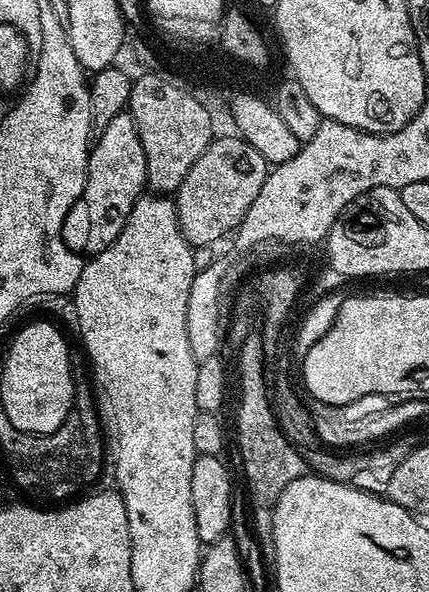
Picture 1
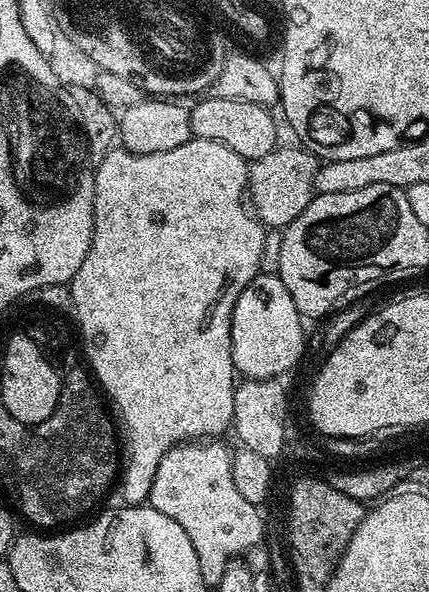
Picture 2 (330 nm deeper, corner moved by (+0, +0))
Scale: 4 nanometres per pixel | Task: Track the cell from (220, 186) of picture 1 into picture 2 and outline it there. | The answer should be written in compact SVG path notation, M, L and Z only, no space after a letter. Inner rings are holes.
M278 146L266 158L251 161L248 169L247 199L257 220L269 229L283 230L288 227L312 200L316 192L316 175L321 161L303 146L284 148Z

